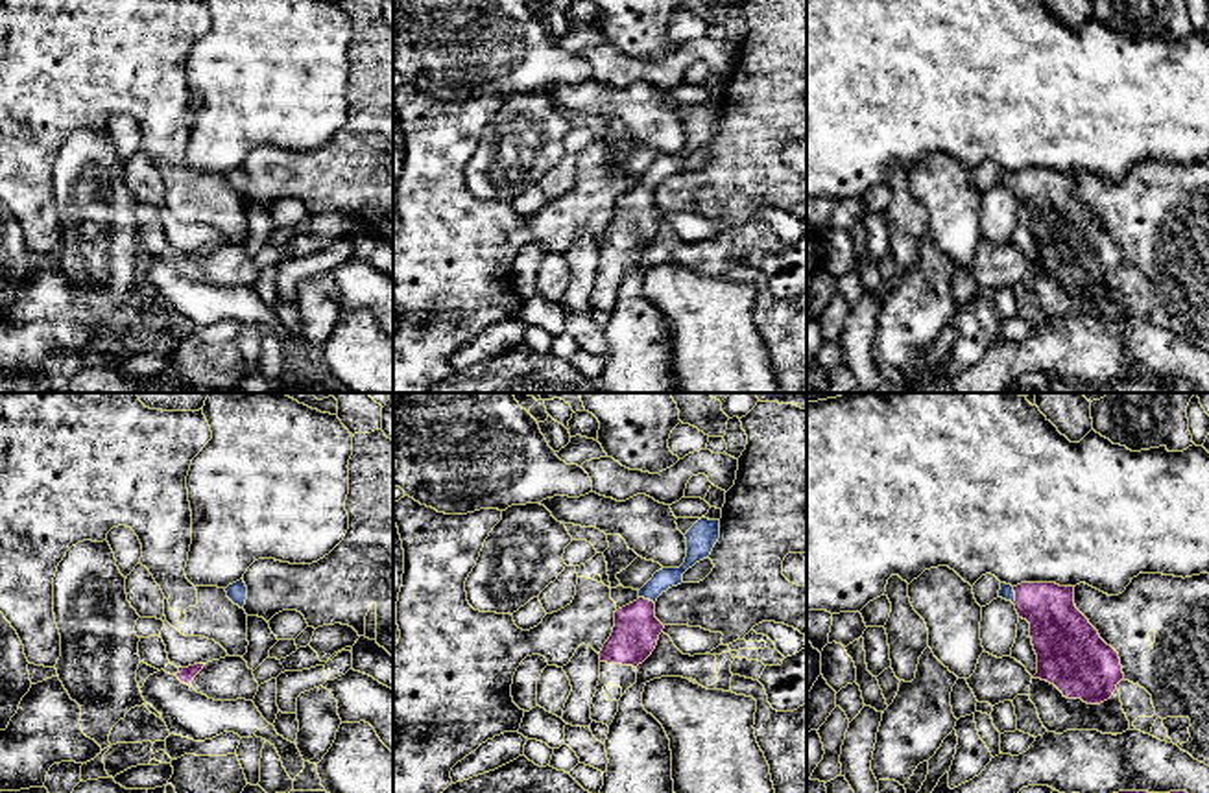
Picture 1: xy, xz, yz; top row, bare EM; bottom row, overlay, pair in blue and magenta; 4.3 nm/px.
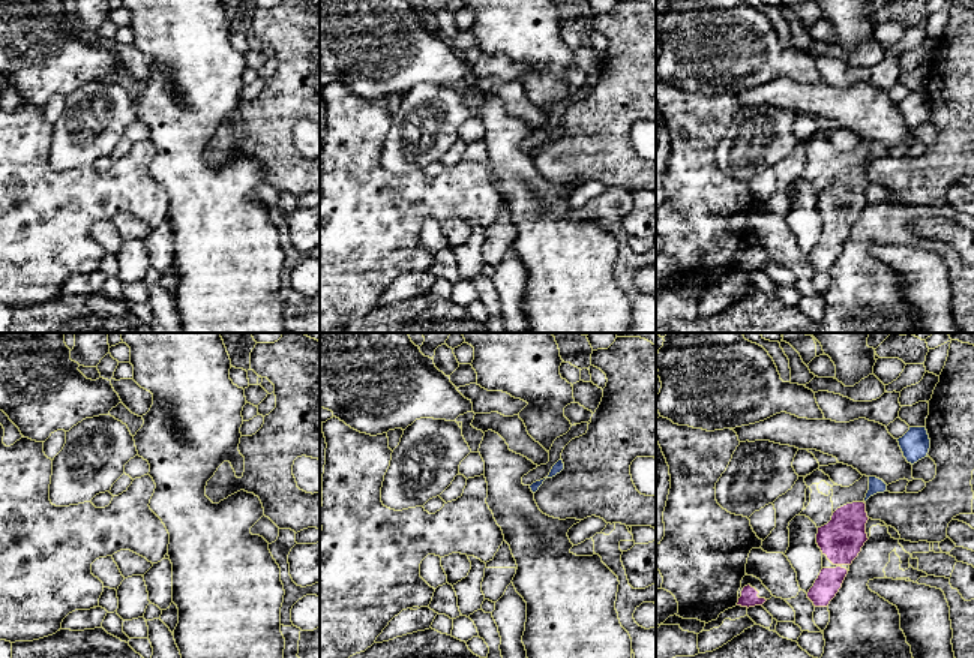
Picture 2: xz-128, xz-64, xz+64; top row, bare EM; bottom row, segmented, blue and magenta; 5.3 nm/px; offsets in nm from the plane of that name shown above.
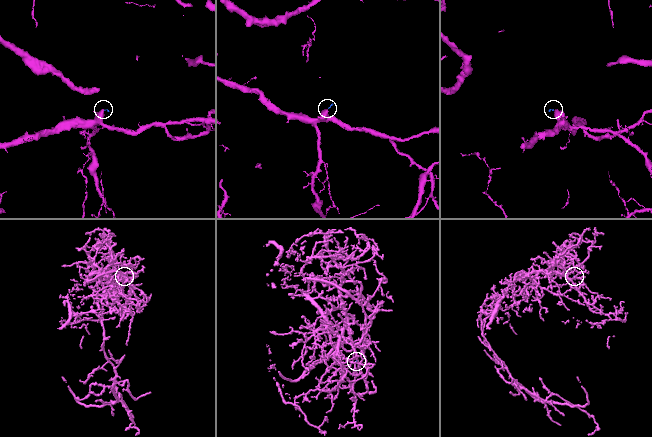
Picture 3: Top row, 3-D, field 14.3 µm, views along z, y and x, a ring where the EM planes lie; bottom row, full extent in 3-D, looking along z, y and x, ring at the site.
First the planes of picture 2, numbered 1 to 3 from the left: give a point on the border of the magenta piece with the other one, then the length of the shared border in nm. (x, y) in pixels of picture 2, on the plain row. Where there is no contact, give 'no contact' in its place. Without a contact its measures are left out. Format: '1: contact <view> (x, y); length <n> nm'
1: no contact
2: no contact
3: no contact

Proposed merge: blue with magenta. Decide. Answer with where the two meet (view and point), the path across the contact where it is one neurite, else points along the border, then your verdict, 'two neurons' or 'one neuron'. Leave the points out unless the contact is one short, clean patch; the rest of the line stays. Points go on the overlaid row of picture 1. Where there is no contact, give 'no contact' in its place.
meets blue in xz at (646, 598); runs through xz (667, 578), (646, 598), (635, 624), (635, 633); one neuron

